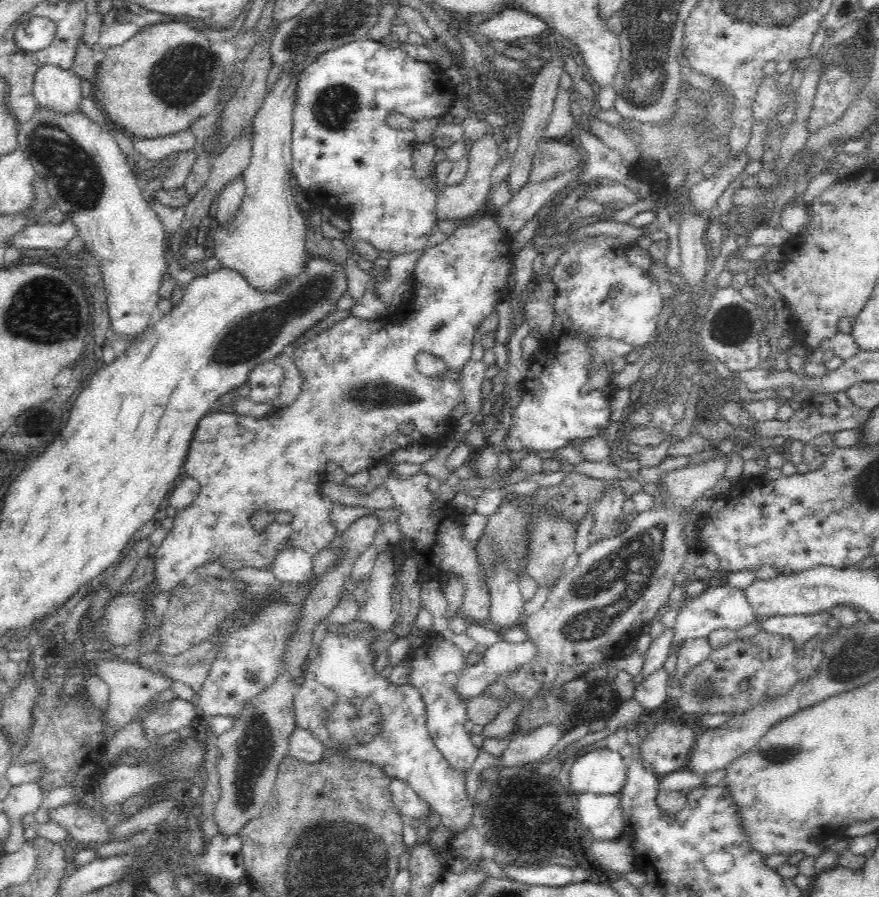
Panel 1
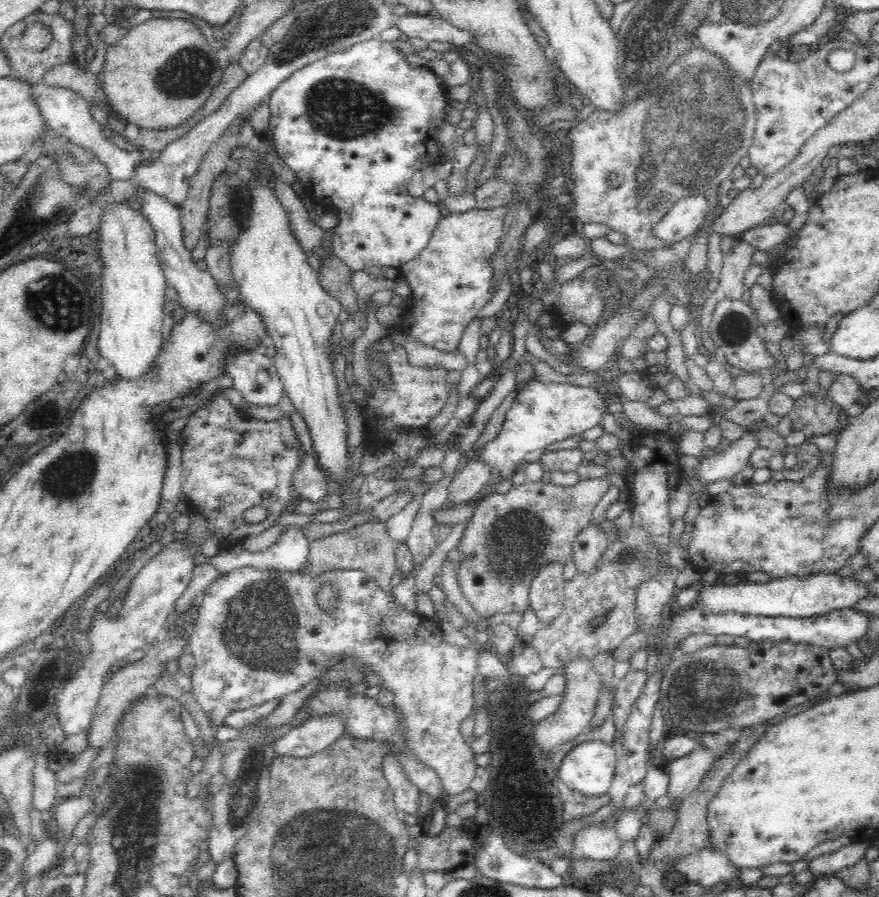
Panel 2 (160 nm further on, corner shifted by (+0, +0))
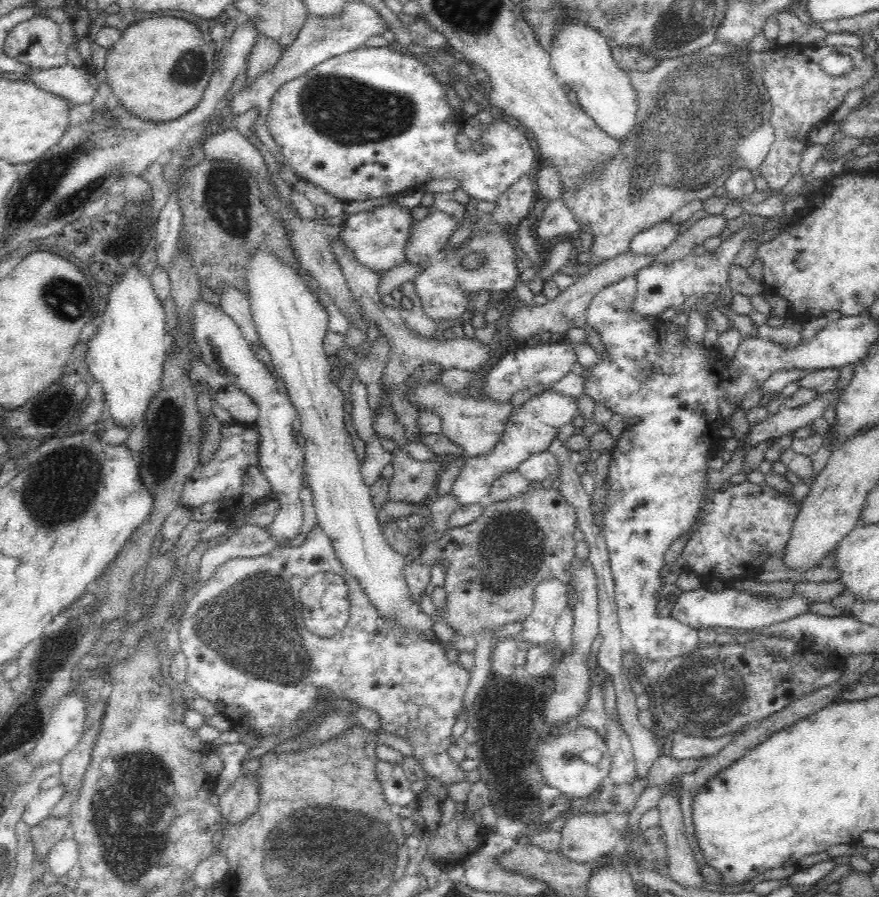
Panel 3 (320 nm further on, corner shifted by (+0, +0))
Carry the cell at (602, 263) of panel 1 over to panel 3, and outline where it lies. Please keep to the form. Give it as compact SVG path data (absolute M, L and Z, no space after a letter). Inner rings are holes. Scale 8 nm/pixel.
M550 391L531 396L522 408L513 411L511 418L506 423L505 431L492 452L474 458L468 457L465 460L452 484L450 495L456 497L458 506L486 503L494 478L498 478L506 472L517 470L518 464L522 460L526 460L528 456L546 451L550 440L556 436L558 429L564 424L570 423L574 416L578 416L578 397L556 394Z

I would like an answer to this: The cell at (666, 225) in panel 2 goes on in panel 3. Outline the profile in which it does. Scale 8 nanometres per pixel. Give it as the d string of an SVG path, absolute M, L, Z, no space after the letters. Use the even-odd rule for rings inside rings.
M660 221L632 236L626 252L634 253L634 255L657 255L678 237L676 228L678 223L669 224L666 221Z

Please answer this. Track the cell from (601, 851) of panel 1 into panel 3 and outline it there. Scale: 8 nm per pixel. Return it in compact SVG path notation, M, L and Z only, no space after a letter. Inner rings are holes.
M572 814L559 833L559 850L578 864L594 863L600 856L611 854L621 839L603 814Z

